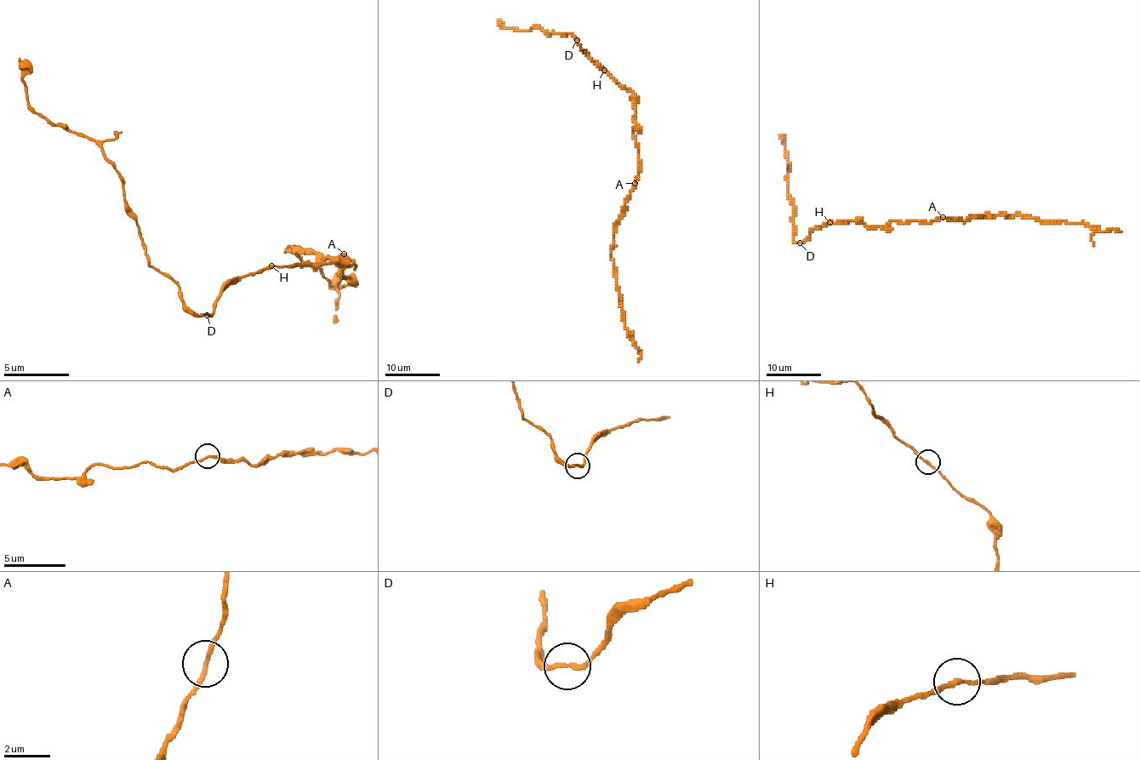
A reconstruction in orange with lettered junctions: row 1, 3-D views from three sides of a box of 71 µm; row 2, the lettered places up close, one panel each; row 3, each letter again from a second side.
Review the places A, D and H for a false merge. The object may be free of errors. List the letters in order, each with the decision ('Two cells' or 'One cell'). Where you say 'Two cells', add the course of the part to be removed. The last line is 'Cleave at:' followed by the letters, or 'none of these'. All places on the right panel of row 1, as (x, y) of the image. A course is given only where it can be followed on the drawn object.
A: One cell
D: One cell
H: One cell
Cleave at: none of these

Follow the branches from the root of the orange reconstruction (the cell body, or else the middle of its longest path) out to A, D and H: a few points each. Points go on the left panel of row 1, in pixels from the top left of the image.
A: (344, 277), (340, 273), (340, 264), (347, 266), (354, 260), (354, 266), (344, 254)
D: (344, 277), (344, 270), (338, 264), (263, 266), (253, 273), (240, 277), (220, 296), (217, 305), (207, 316)
H: (344, 277), (344, 270), (338, 264), (288, 264), (285, 266), (272, 266)

